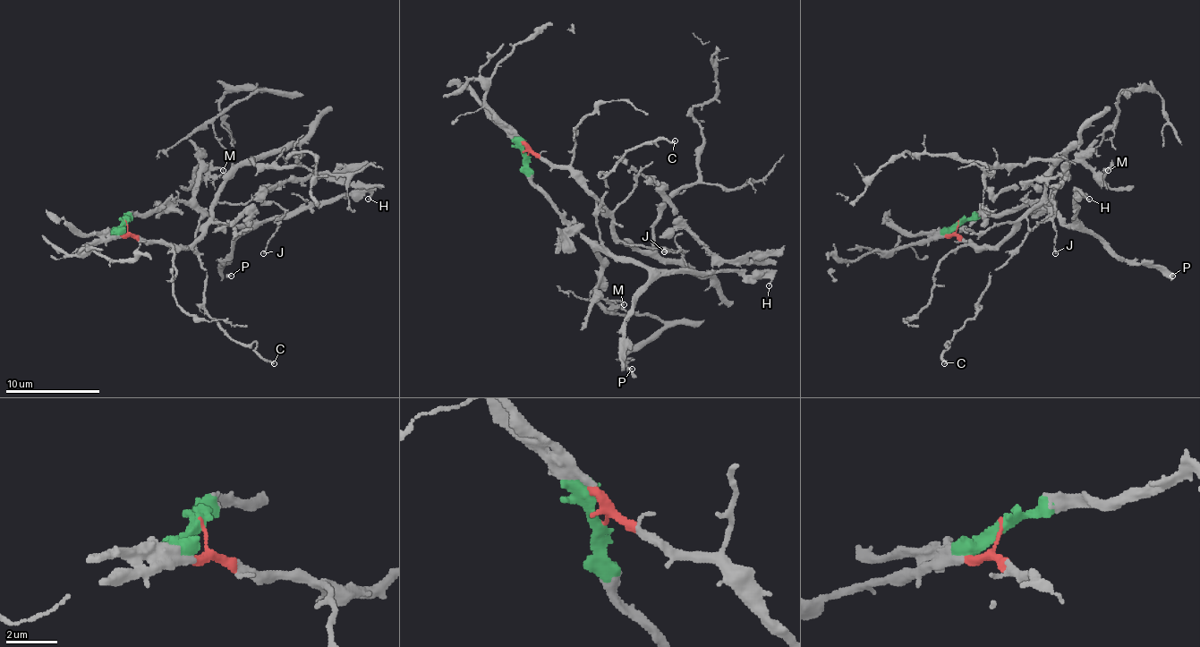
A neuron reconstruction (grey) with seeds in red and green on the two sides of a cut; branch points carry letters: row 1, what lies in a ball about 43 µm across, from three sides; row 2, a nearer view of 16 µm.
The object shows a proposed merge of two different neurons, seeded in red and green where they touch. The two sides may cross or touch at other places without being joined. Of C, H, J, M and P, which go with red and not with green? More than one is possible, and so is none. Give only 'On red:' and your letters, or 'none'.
On red: J

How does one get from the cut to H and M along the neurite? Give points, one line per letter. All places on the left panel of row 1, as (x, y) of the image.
H: (125, 223), (168, 201), (187, 201), (216, 221), (239, 225), (291, 218), (366, 190), (369, 200)
M: (125, 223), (131, 216), (154, 214), (168, 201), (187, 201), (199, 183), (199, 162), (196, 171), (222, 171)

